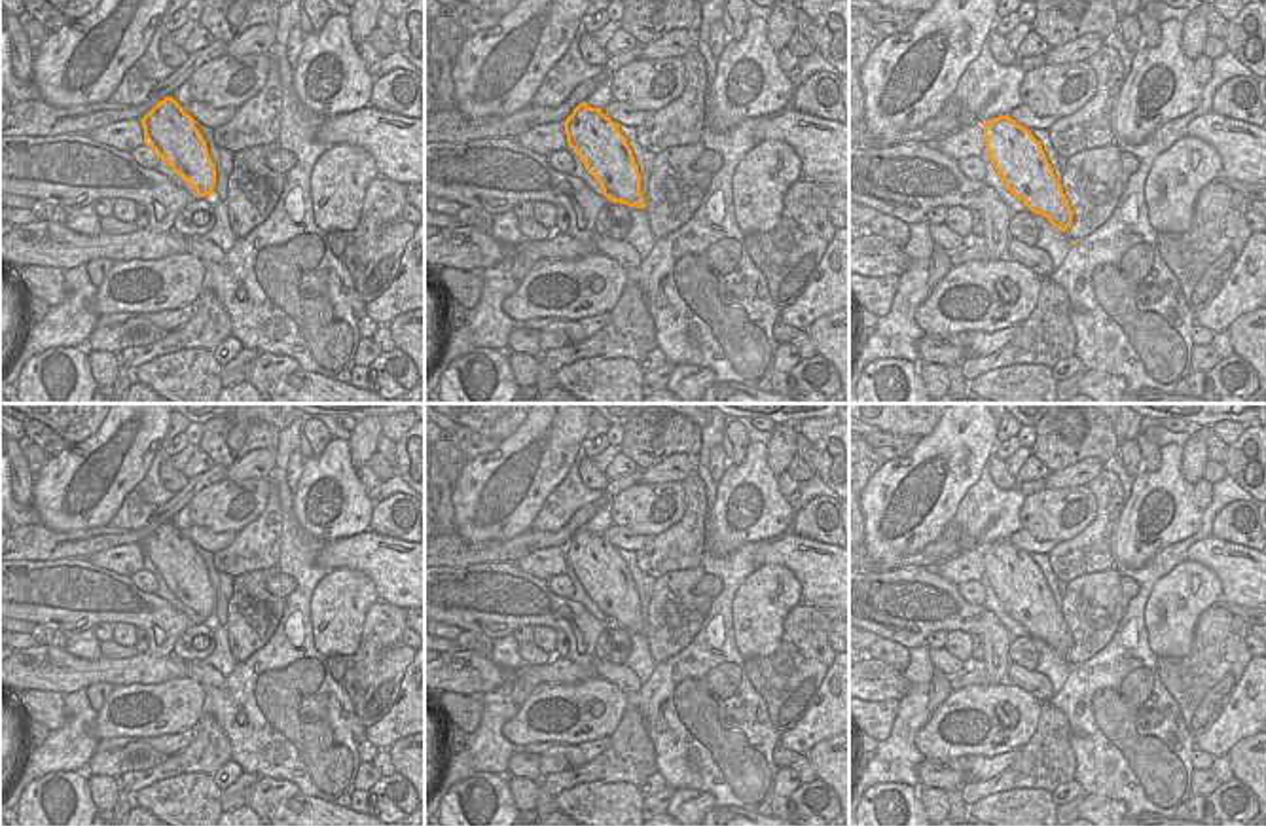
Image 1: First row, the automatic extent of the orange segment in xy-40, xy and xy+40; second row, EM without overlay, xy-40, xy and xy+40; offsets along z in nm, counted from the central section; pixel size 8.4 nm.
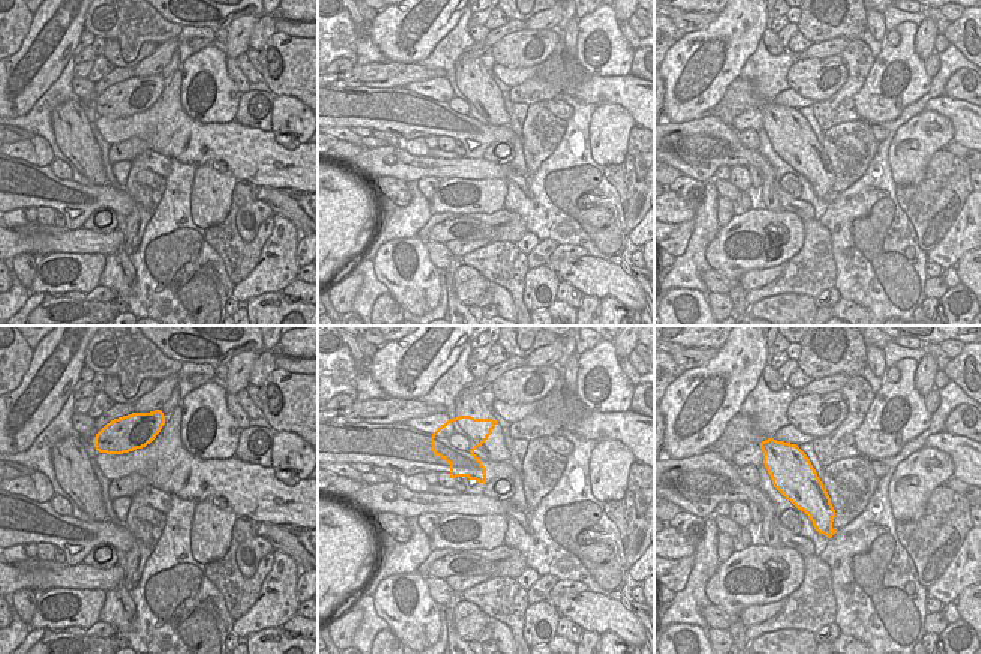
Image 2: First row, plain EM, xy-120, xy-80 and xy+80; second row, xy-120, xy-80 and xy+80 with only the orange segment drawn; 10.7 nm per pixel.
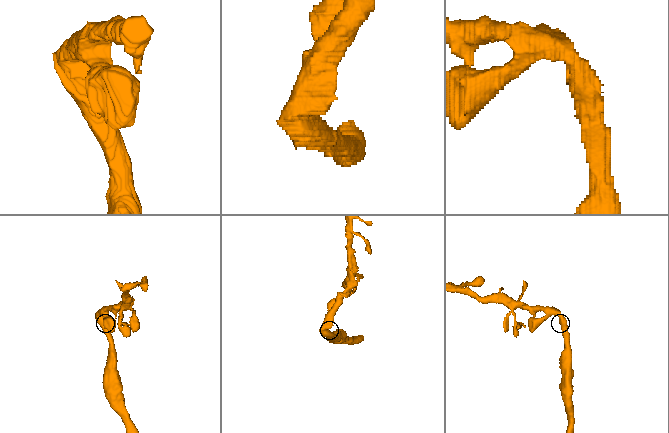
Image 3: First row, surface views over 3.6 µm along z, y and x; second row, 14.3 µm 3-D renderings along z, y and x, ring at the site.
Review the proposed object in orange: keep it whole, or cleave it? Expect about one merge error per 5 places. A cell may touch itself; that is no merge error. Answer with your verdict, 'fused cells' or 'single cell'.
fused cells

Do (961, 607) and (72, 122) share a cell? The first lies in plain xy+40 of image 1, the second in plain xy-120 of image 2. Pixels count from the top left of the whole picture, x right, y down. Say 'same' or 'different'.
same

